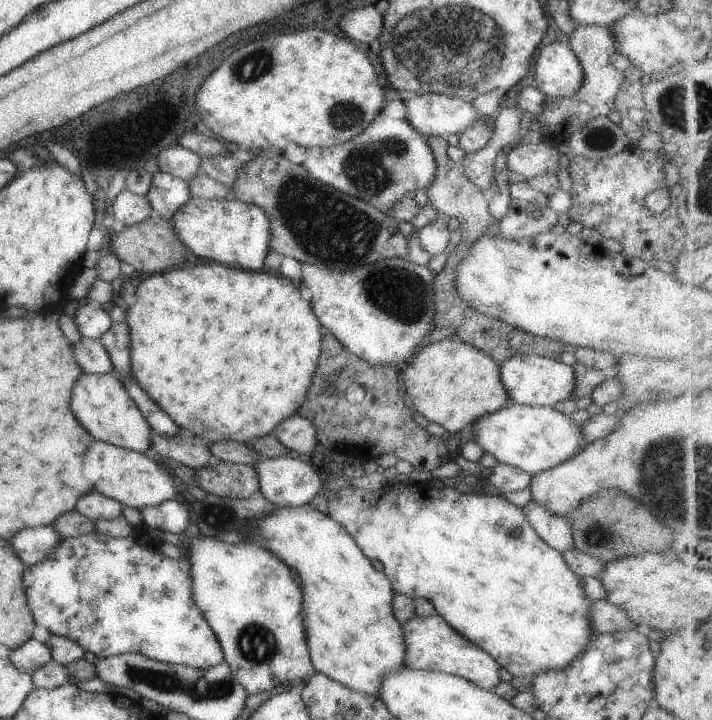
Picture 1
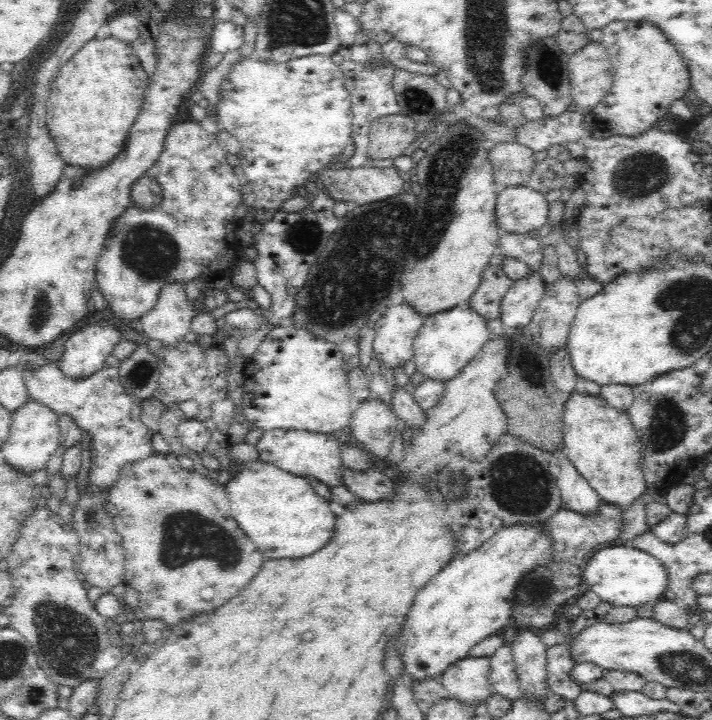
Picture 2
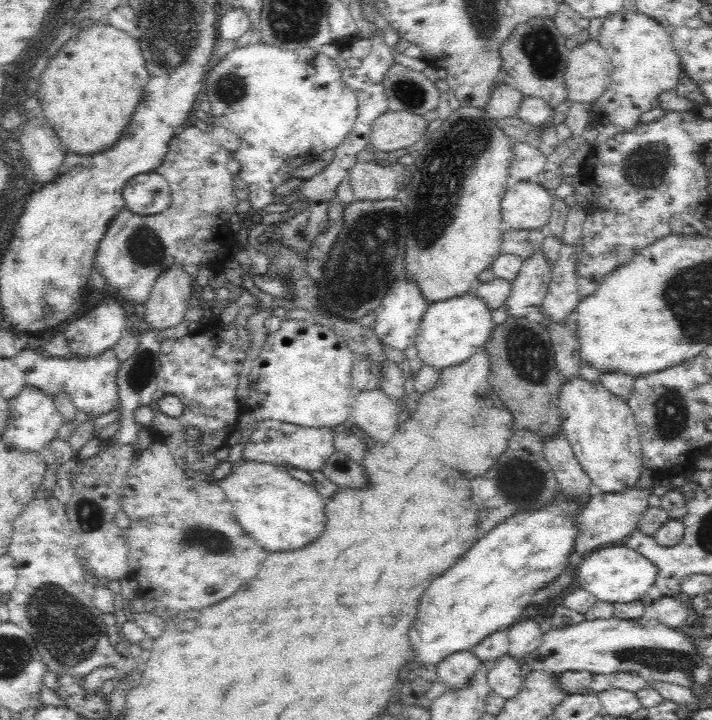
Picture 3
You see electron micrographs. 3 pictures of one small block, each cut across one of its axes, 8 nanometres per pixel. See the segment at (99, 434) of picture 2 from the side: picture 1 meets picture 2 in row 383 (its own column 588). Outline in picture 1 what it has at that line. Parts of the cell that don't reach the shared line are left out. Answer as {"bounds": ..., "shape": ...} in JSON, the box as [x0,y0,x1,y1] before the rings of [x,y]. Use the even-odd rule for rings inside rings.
{"bounds":[535,25,625,144],"shape":[[[576,25],[571,30],[568,41],[571,52],[577,56],[583,70],[581,88],[569,98],[546,97],[543,112],[535,116],[540,126],[547,129],[547,132],[542,134],[543,140],[554,144],[583,128],[583,124],[591,118],[606,117],[609,112],[615,111],[614,96],[619,85],[625,80],[623,71],[617,70],[612,63],[616,54],[615,40],[607,25]]]}

